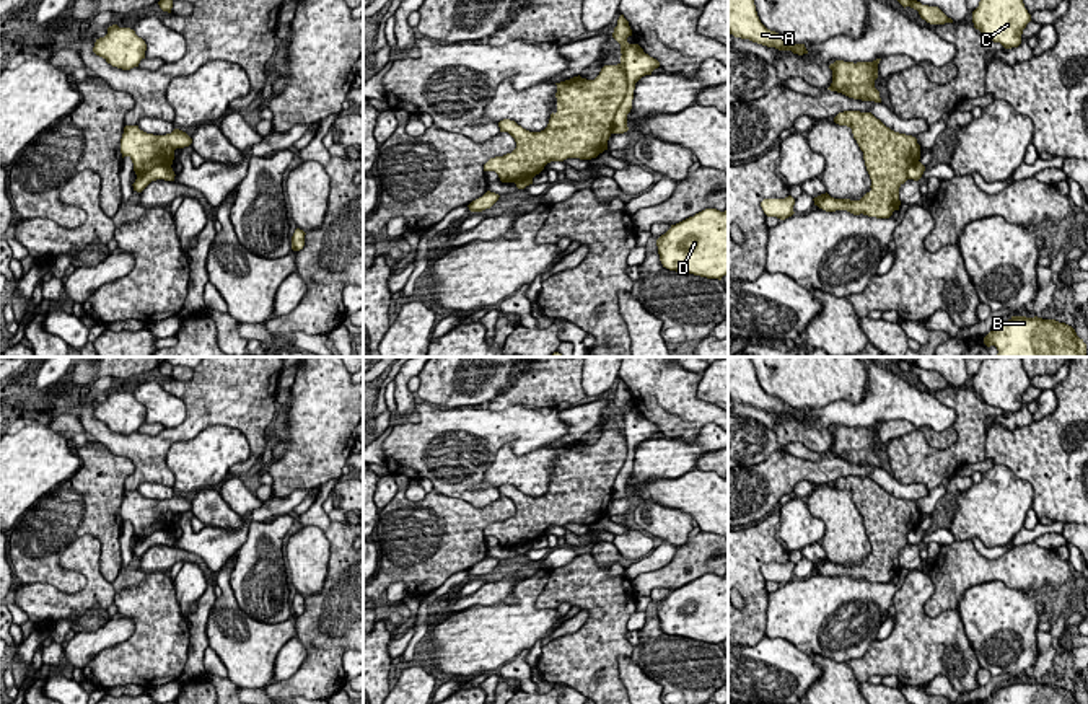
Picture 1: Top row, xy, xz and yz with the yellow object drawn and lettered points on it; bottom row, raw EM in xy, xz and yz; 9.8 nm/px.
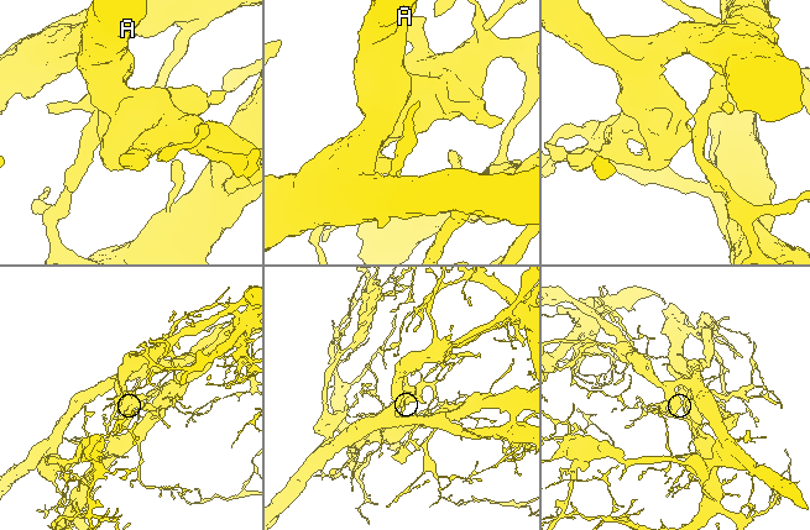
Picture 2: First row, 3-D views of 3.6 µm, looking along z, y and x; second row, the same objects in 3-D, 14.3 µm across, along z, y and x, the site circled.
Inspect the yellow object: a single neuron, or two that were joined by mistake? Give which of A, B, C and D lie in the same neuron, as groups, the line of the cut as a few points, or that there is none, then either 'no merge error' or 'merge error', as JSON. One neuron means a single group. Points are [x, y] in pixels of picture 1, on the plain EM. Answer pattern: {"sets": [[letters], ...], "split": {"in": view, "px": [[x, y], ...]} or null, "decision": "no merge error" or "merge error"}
{"sets": [["A", "C"], ["B", "D"]], "split": {"in": "xz", "px": [[621, 429], [626, 439], [626, 462], [614, 481], [611, 497]]}, "decision": "merge error"}

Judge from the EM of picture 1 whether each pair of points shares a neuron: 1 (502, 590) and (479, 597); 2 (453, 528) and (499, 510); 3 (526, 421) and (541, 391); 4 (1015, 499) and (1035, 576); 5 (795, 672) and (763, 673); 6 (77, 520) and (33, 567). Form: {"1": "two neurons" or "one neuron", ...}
{"1": "one neuron", "2": "one neuron", "3": "two neurons", "4": "two neurons", "5": "one neuron", "6": "one neuron"}

